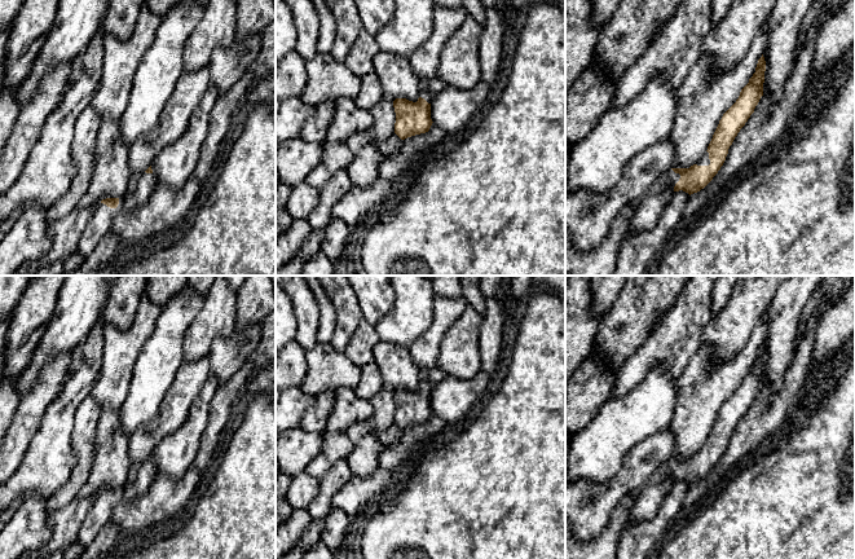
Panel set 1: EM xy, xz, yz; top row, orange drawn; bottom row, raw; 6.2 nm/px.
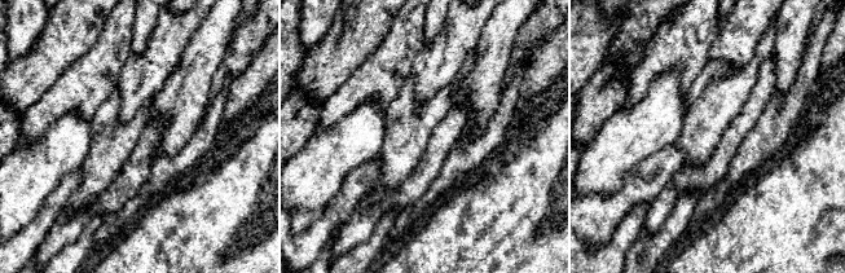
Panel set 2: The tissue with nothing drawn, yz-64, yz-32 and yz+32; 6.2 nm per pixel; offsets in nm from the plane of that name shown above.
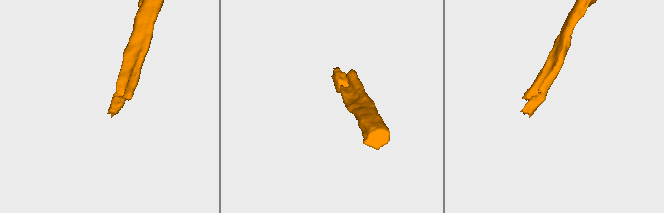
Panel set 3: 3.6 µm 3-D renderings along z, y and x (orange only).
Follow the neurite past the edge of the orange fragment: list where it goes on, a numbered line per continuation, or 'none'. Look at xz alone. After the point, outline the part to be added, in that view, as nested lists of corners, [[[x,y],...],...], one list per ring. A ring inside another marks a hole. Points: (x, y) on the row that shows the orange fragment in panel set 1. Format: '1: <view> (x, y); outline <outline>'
1: xz (430, 88); outline [[[438,76],[422,79],[419,97],[431,104],[445,88],[446,83],[442,82]]]

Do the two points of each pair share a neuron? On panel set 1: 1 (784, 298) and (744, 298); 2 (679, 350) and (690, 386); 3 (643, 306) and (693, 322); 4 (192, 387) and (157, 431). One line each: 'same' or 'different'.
1: different
2: different
3: different
4: same

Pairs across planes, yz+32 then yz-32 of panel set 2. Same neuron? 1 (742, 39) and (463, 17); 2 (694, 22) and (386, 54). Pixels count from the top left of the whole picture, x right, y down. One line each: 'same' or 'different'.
1: same
2: same

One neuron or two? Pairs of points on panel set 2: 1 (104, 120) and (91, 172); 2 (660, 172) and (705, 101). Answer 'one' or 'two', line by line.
1: one
2: two

